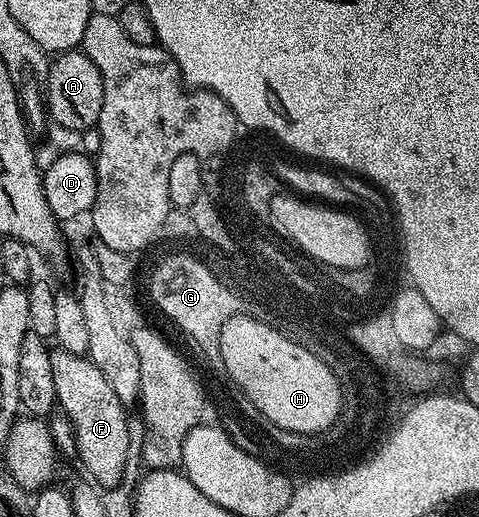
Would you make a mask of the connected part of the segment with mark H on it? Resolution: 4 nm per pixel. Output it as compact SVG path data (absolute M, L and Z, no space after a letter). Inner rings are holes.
M238 323L226 331L226 369L230 377L264 414L269 424L274 428L281 427L284 433L291 433L297 437L314 437L319 433L327 432L341 416L342 394L341 380L337 372L331 371L322 359L316 363L316 358L308 355L308 351L300 351L300 347L292 347L292 343L284 343L276 331L268 331L268 327L260 327L260 323Z

